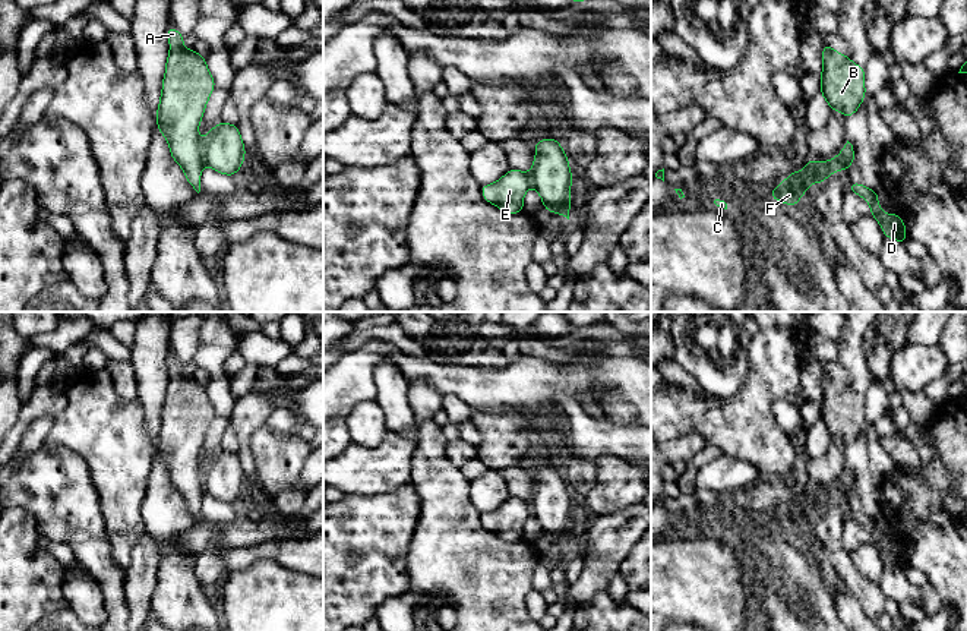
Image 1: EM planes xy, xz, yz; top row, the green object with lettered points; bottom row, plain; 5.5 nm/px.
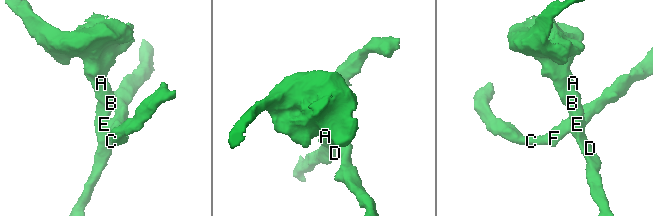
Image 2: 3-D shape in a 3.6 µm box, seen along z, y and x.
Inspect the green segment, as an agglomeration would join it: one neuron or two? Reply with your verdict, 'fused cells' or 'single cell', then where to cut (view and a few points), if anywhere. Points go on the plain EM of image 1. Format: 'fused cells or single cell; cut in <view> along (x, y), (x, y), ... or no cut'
fused cells; cut in yz along (847, 472), (849, 478), (837, 497)

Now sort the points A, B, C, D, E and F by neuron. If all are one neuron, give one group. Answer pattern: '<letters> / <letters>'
A B D E / C F

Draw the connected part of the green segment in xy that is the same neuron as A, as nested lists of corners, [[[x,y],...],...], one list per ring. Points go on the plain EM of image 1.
[[[168,353],[167,365],[170,379],[157,436],[157,455],[167,467],[173,488],[199,521],[205,489],[197,455],[215,417],[215,408],[205,384],[183,375],[184,363]]]

